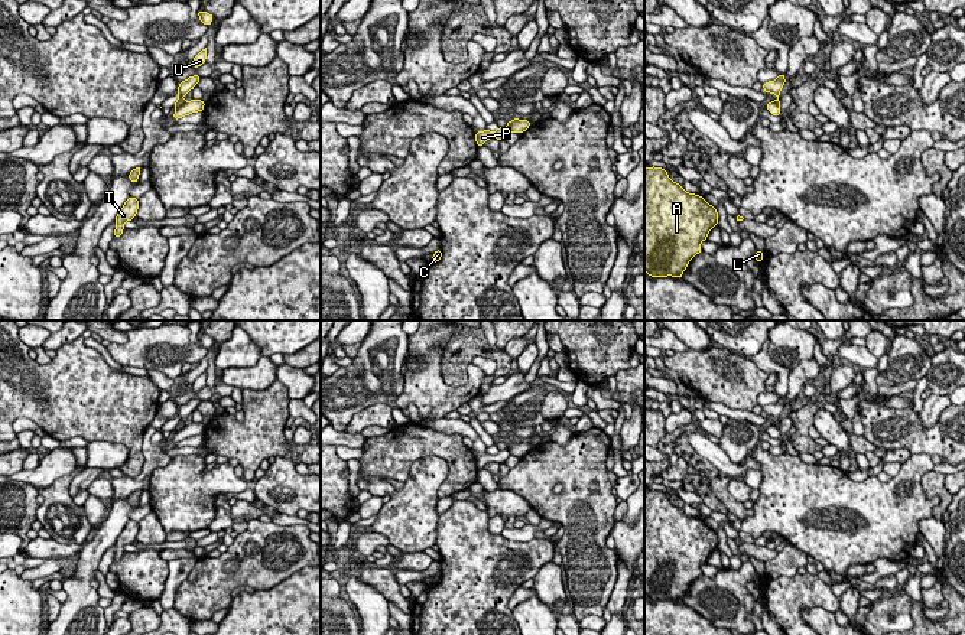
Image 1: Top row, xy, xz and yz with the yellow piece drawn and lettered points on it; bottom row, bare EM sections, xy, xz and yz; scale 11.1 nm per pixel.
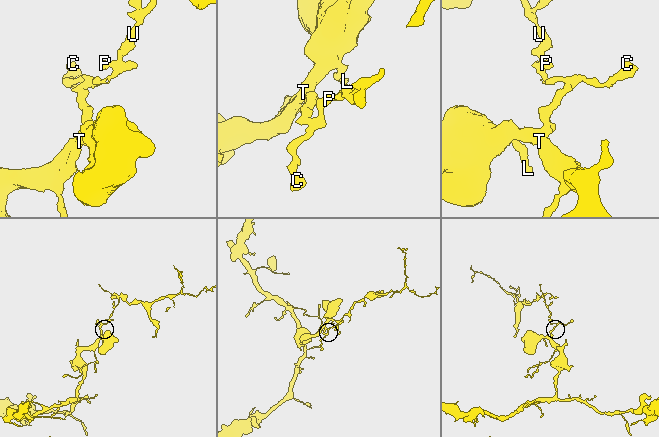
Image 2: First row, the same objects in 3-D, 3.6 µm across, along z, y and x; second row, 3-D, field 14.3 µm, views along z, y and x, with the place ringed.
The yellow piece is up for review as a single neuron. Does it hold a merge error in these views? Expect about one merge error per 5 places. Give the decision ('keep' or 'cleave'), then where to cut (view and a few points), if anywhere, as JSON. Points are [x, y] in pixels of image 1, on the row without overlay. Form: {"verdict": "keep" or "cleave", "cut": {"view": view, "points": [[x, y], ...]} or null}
{"verdict": "cleave", "cut": {"view": "xy", "points": [[187, 425], [176, 432]]}}

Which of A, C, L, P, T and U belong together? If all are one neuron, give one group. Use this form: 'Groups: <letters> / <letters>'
Groups: A C L T / P U

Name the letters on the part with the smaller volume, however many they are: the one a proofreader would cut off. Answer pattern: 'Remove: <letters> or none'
Remove: P, U

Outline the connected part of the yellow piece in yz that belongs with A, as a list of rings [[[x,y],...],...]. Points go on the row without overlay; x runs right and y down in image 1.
[[[662,491],[644,492],[644,595],[682,602],[701,566],[718,548],[718,534],[689,517]]]

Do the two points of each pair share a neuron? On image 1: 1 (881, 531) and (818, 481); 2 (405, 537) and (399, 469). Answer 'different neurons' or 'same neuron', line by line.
1: same neuron
2: different neurons

